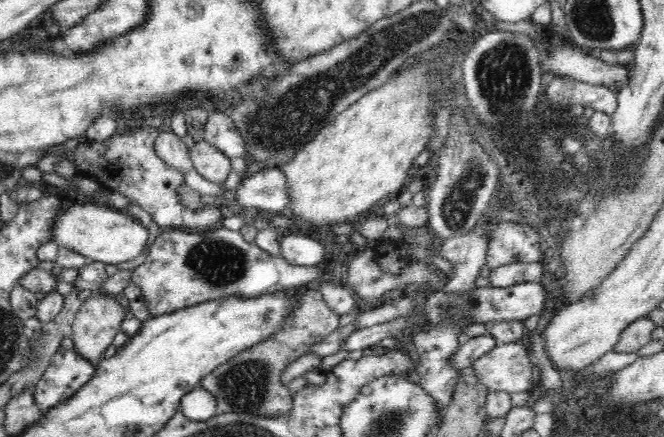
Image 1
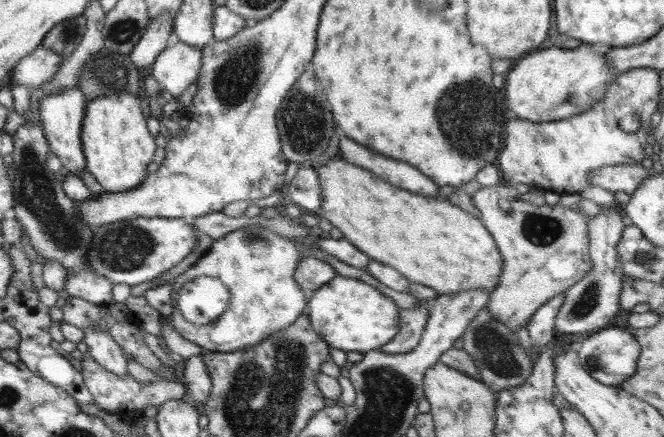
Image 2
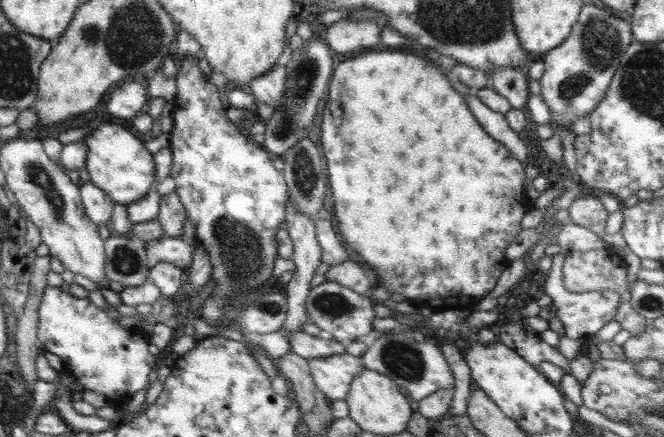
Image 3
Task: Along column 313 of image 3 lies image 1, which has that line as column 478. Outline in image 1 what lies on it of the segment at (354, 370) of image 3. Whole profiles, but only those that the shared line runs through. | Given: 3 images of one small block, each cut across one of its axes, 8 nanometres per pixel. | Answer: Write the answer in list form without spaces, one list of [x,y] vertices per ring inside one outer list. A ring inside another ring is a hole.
[[[520,341],[504,343],[475,360],[472,366],[479,382],[489,392],[533,392],[536,381],[532,377],[536,366],[532,364],[530,354]]]

